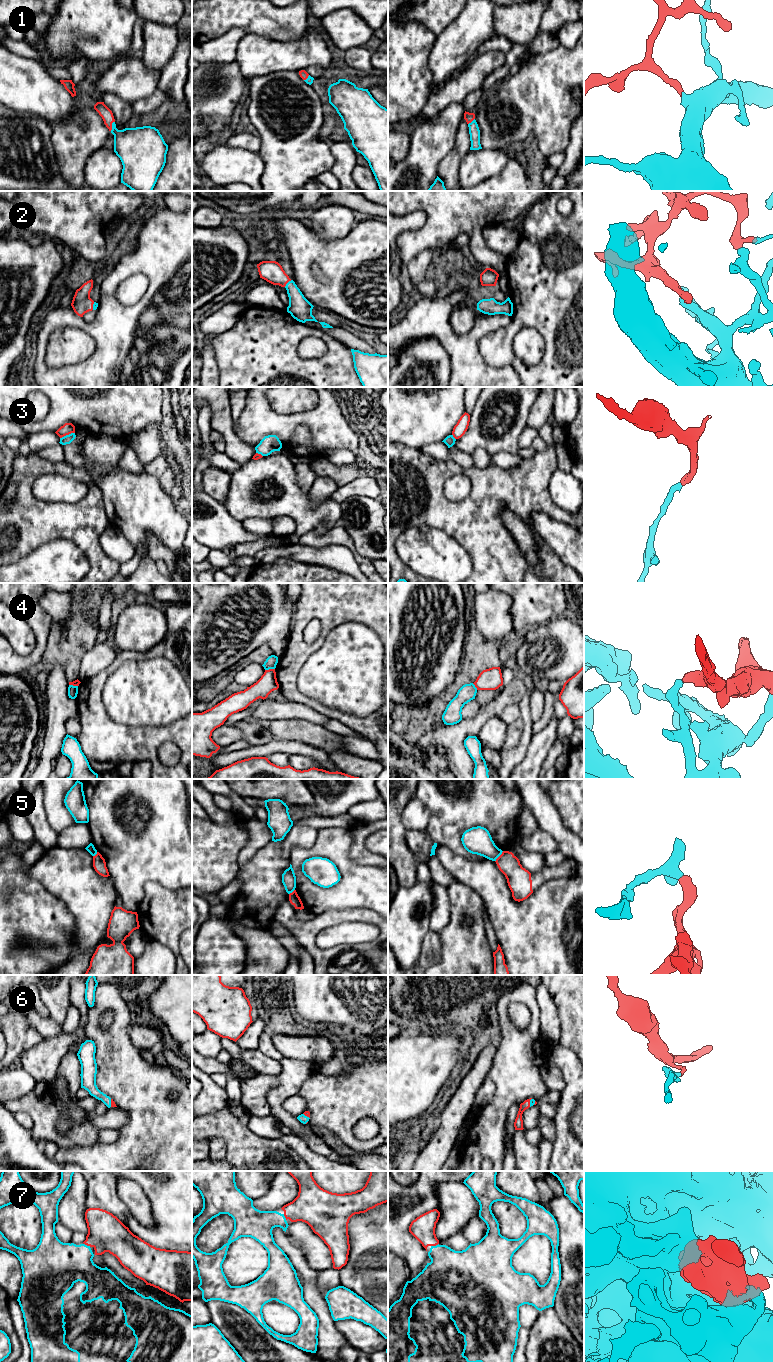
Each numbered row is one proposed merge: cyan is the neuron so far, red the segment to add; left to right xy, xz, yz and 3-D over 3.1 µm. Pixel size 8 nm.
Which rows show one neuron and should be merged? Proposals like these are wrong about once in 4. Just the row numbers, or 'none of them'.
1, 2, 6, 7

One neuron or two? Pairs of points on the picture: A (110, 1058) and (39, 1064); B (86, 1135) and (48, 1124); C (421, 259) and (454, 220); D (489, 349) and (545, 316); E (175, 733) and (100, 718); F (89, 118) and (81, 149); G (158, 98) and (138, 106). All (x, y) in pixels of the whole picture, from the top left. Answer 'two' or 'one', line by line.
A: two
B: one
C: two
D: one
E: one
F: one
G: one

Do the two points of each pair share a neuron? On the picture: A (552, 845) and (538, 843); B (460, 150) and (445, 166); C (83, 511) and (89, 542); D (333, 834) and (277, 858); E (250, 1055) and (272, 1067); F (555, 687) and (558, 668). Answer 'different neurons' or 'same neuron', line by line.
A: same neuron
B: same neuron
C: same neuron
D: different neurons
E: same neuron
F: different neurons

